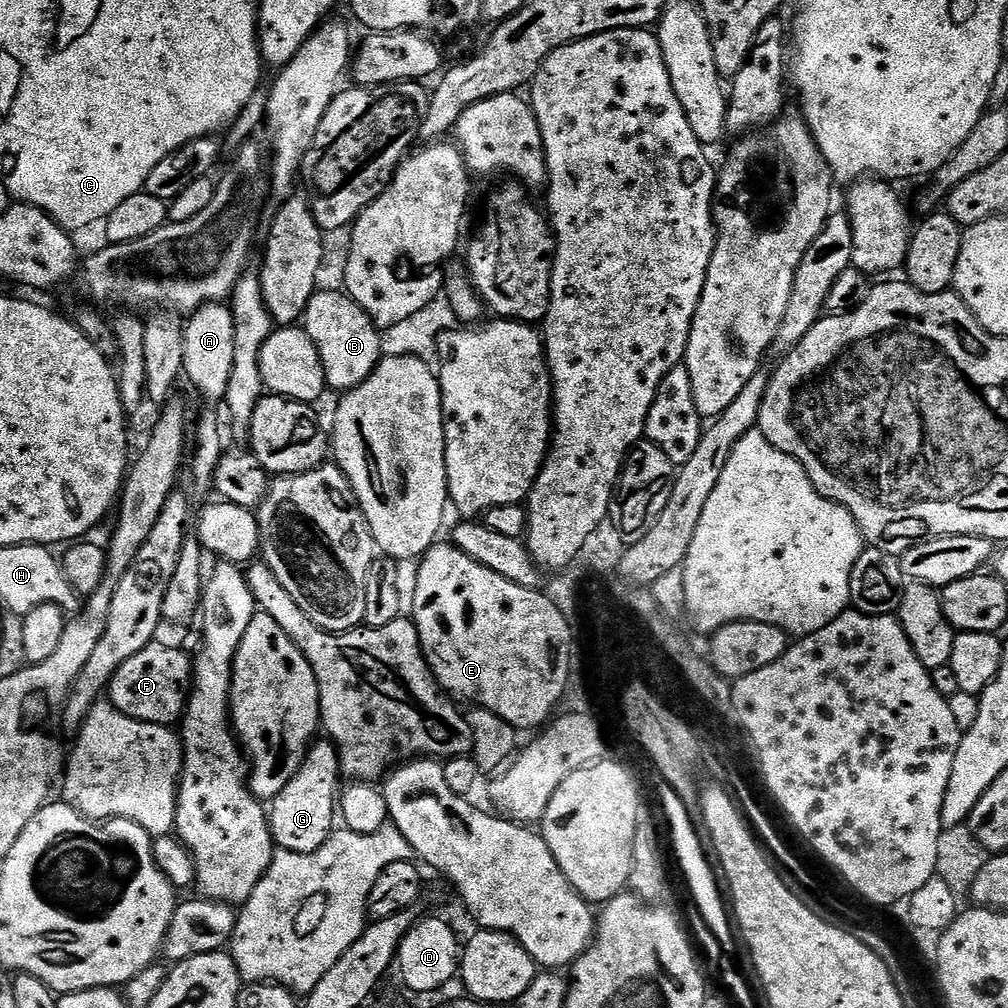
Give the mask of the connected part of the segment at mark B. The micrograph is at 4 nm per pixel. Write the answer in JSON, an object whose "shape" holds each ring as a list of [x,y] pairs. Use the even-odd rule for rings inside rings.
{"shape":[[[316,291],[304,311],[302,327],[322,358],[328,388],[337,388],[337,393],[343,394],[349,388],[366,382],[382,359],[381,329],[368,317],[366,310],[362,310],[362,306],[353,302],[347,291]]]}

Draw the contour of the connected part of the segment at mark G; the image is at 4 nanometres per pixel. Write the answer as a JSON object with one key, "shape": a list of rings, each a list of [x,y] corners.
{"shape":[[[328,738],[317,739],[309,747],[298,774],[294,774],[286,784],[286,790],[270,801],[268,825],[272,828],[276,848],[310,854],[332,837],[338,824],[338,797],[342,792],[340,780],[340,754],[335,743]]]}

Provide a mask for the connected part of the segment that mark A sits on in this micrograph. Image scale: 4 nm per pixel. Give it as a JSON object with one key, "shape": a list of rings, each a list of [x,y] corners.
{"shape":[[[227,303],[203,304],[196,312],[191,313],[183,325],[186,342],[186,358],[183,375],[209,400],[216,404],[225,399],[230,386],[230,370],[234,370],[234,318]]]}

